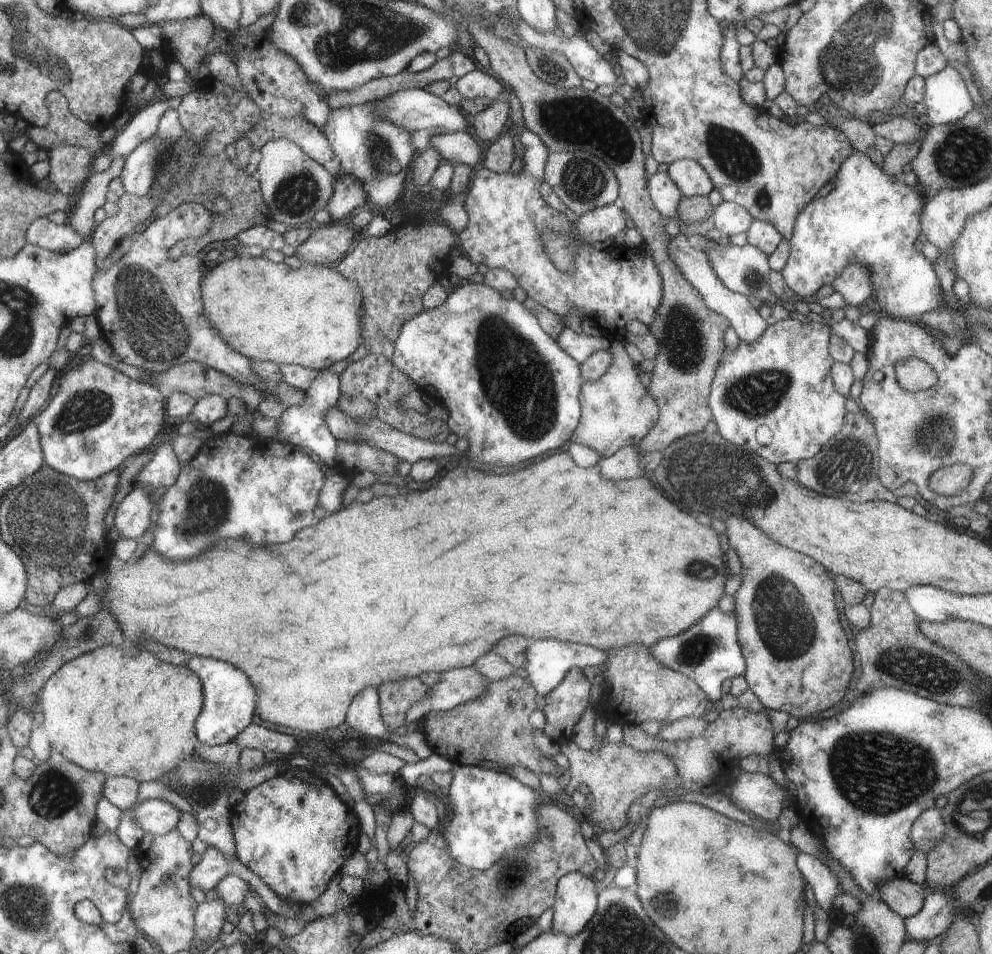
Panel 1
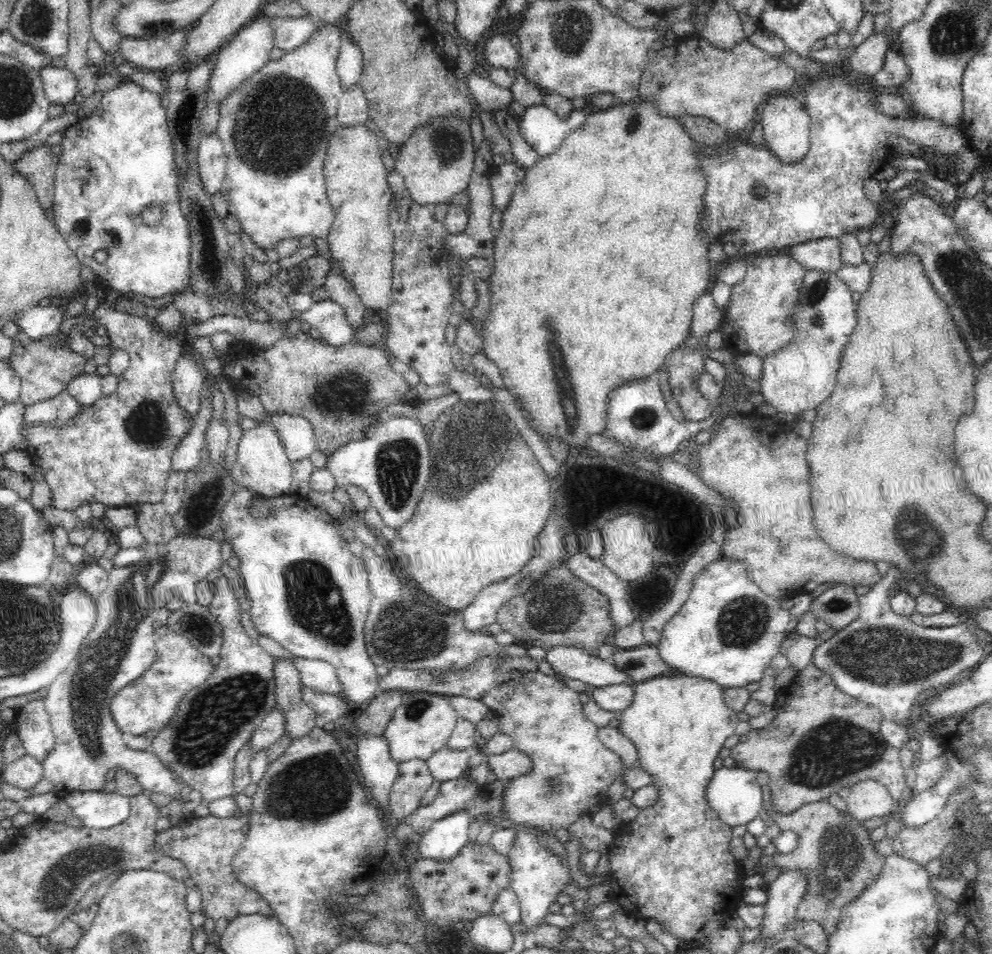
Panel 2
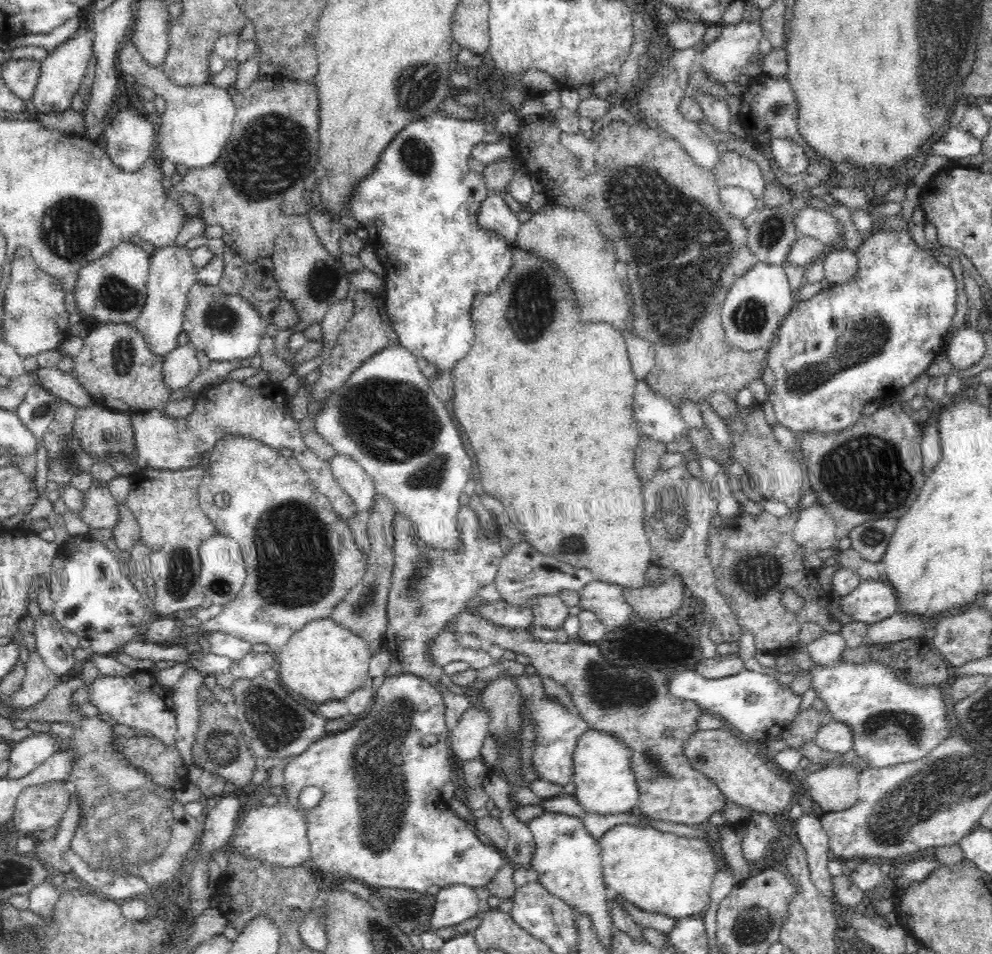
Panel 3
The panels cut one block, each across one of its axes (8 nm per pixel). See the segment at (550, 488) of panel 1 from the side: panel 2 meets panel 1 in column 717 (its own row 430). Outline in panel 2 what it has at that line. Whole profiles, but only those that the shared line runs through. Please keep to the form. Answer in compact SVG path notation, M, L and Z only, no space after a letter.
M634 98L633 100L622 101L621 103L615 103L607 109L602 109L596 112L588 112L586 122L582 124L578 130L566 135L566 138L562 141L562 144L558 147L558 150L554 151L554 154L550 156L539 157L536 164L527 170L522 182L516 185L514 192L511 194L510 202L501 214L501 227L499 231L495 233L494 240L494 254L493 254L493 270L491 271L488 282L489 289L491 290L490 310L483 318L482 322L476 323L479 336L483 340L483 352L486 358L490 362L494 363L500 373L504 382L504 388L516 396L516 400L520 402L520 406L526 410L526 416L528 416L528 424L530 429L535 434L540 436L546 436L550 434L548 438L556 438L560 440L562 444L566 444L572 452L581 452L582 448L586 448L586 444L590 441L590 438L595 435L602 435L607 431L607 417L608 417L608 402L609 395L620 386L627 384L628 382L637 380L637 378L646 378L655 375L656 372L665 364L666 358L672 353L675 348L680 347L686 338L690 336L690 328L692 328L693 308L697 298L700 298L706 290L706 286L710 280L711 267L708 263L708 245L712 242L703 240L702 236L699 236L699 214L702 208L702 170L698 170L698 160L694 158L694 140L688 136L688 133L684 130L683 122L679 122L679 117L662 116L656 108L655 102L644 100L643 98Z

